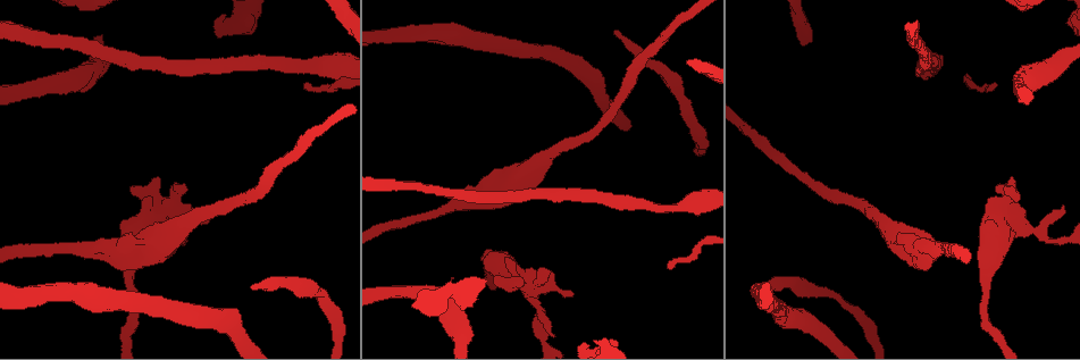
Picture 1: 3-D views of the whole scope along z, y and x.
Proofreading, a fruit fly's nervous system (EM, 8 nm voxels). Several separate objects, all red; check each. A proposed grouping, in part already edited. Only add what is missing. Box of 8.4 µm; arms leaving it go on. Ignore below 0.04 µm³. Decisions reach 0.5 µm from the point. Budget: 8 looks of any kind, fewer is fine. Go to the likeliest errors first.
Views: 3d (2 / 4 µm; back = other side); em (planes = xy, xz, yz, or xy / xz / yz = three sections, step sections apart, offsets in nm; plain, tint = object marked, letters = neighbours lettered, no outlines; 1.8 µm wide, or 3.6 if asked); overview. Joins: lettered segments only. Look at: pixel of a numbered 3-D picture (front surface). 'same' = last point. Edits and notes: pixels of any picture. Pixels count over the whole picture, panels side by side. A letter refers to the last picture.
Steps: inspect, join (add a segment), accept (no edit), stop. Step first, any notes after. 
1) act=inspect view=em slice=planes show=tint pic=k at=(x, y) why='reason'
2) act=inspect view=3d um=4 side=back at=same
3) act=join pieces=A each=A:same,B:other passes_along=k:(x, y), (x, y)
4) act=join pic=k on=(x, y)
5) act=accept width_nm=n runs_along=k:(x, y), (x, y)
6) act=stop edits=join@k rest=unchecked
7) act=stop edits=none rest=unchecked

act=inspect view=em slice=xy step=4 show=letters pic=1 at=(251, 288) why='branch stops here'

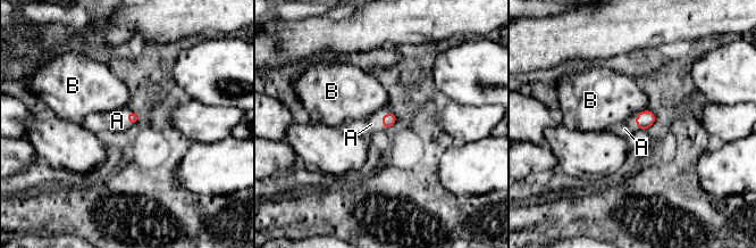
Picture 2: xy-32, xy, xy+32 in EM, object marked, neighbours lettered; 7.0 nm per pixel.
act=inspect view=em slice=planes show=letters at=same why='another direction'

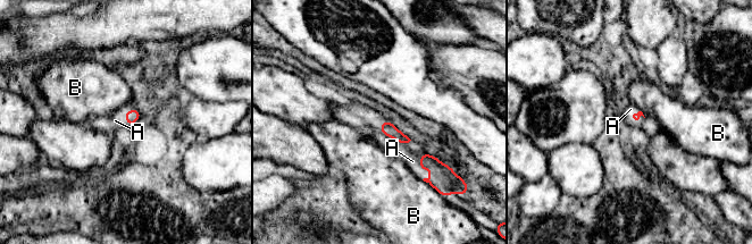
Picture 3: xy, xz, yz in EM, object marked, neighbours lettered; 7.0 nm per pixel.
act=join pieces=A longest_contact=A:190nm each=A:same,B:other found='the neuron continues'

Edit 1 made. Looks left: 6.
act=inspect view=overview why='redraw'

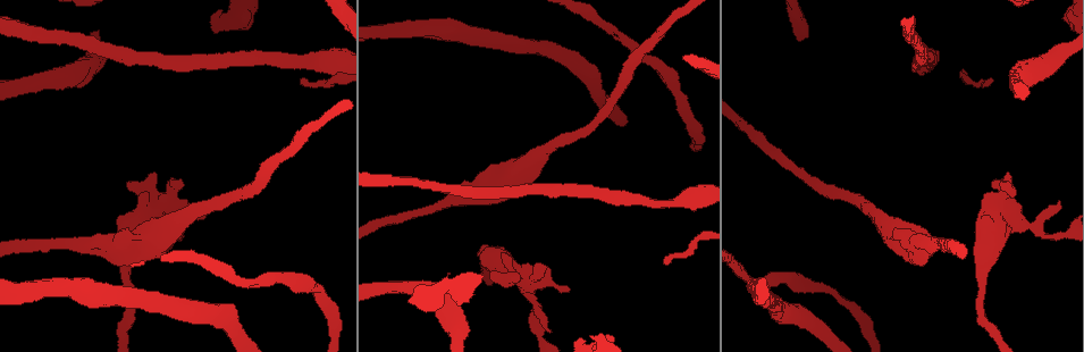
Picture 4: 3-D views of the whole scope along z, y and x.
act=inspect view=em slice=planes show=letters pic=4 at=(180, 178) why='an open end'

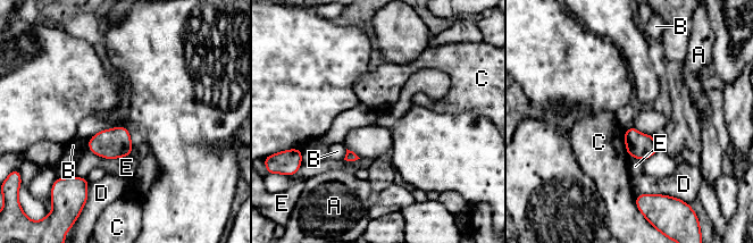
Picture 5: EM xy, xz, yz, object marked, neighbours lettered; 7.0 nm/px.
act=accept longest_contact=E:300nm each=A:other,B:other,C:other,D:other,E:other border=5:(624, 132), (625, 149), (628, 156) found='no lettered segment goes on from it'

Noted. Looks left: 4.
act=stop edits=join@3 rest=unchecked

